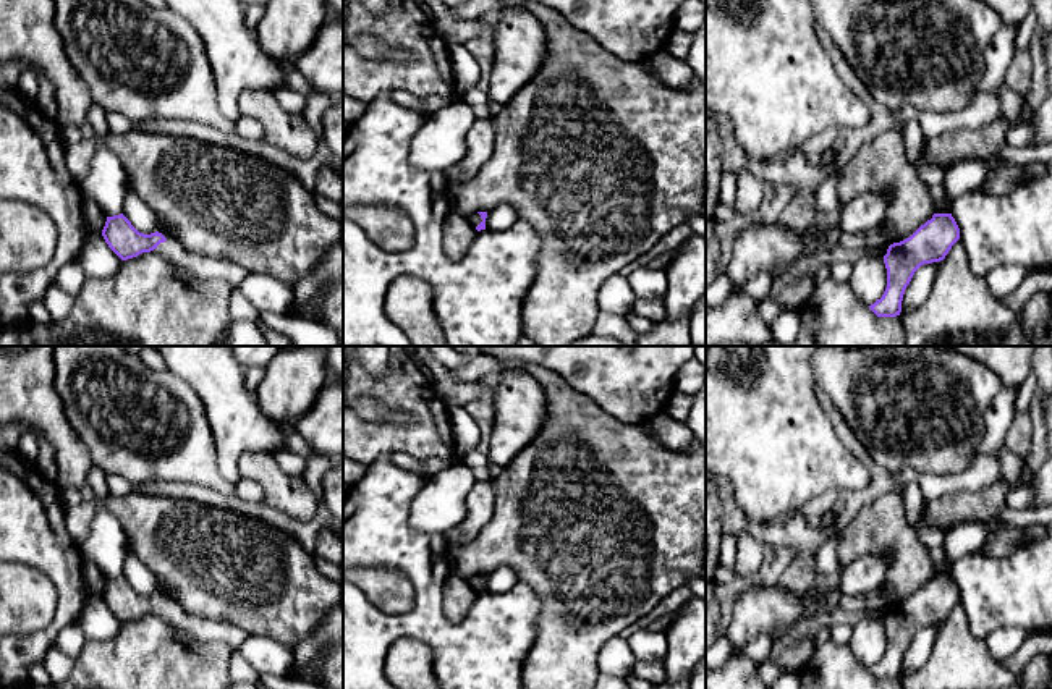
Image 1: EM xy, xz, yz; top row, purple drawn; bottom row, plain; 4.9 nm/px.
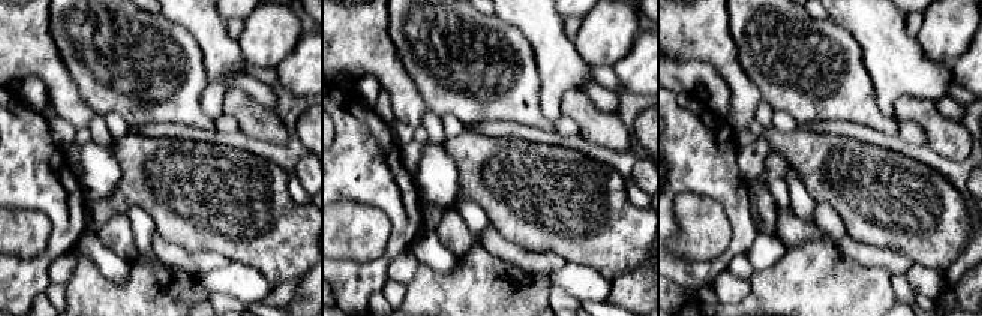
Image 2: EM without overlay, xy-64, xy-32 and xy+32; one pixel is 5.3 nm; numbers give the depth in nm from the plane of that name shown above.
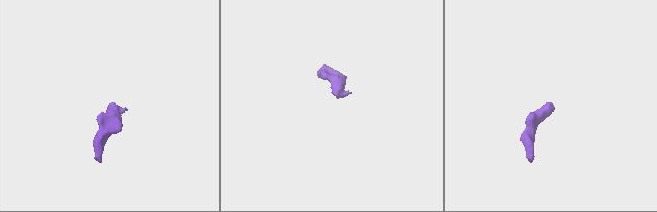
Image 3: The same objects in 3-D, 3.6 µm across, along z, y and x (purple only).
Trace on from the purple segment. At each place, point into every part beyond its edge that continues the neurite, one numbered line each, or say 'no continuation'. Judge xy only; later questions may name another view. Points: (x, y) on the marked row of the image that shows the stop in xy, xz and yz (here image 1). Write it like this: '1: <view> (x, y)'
1: xy (203, 267)

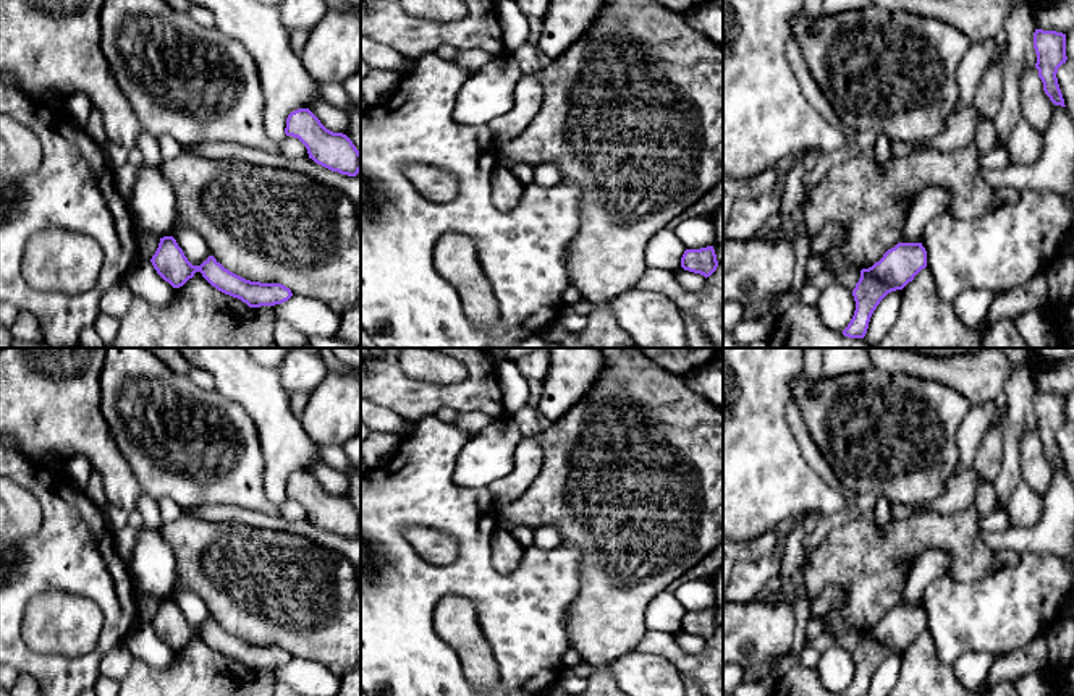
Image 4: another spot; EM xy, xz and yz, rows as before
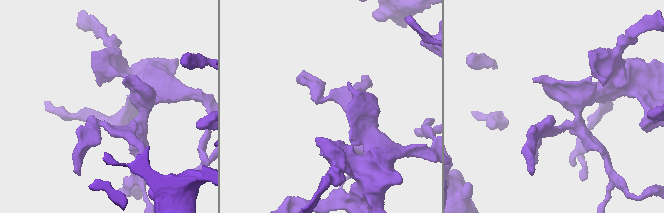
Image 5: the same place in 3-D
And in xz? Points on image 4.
no continuation

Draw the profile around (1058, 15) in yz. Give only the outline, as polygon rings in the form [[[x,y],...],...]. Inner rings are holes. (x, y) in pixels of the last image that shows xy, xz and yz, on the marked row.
[[[1024,0],[1024,6],[1035,29],[1069,32],[1074,29],[1074,0],[1055,0],[1040,3],[1038,0]]]

